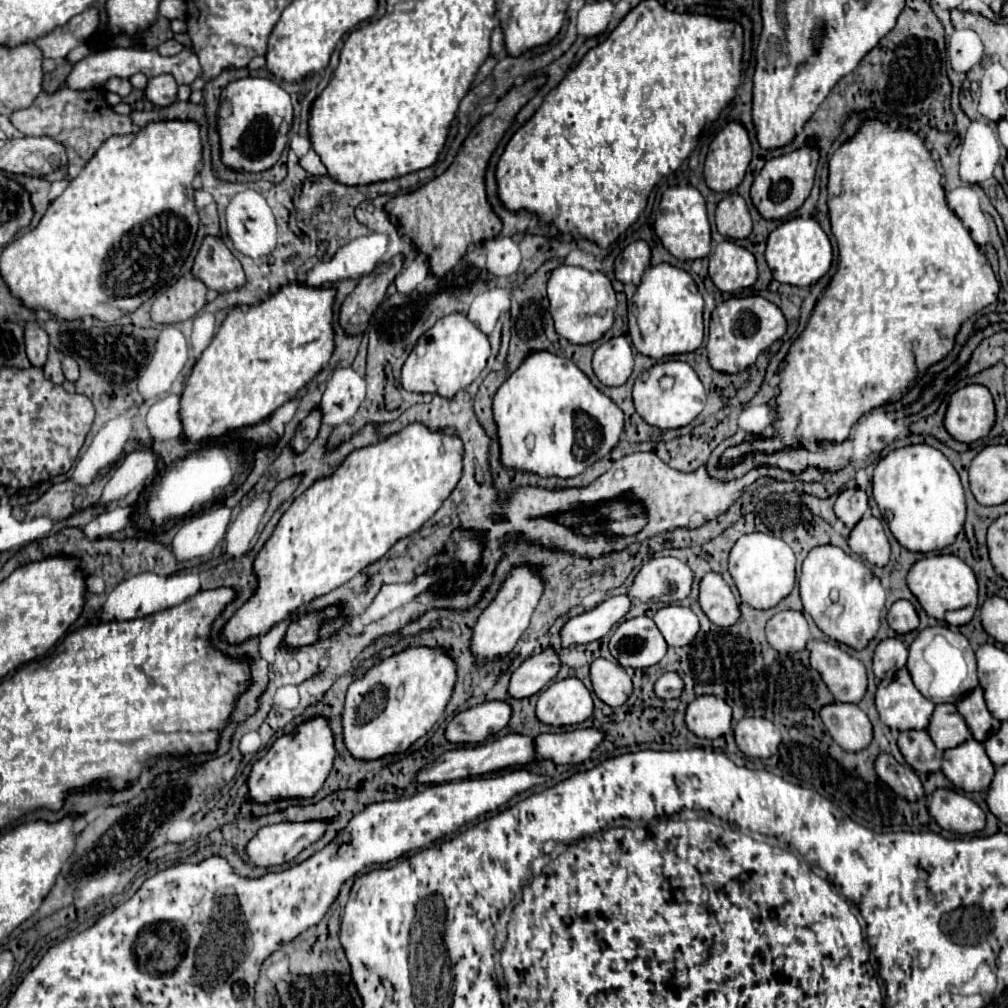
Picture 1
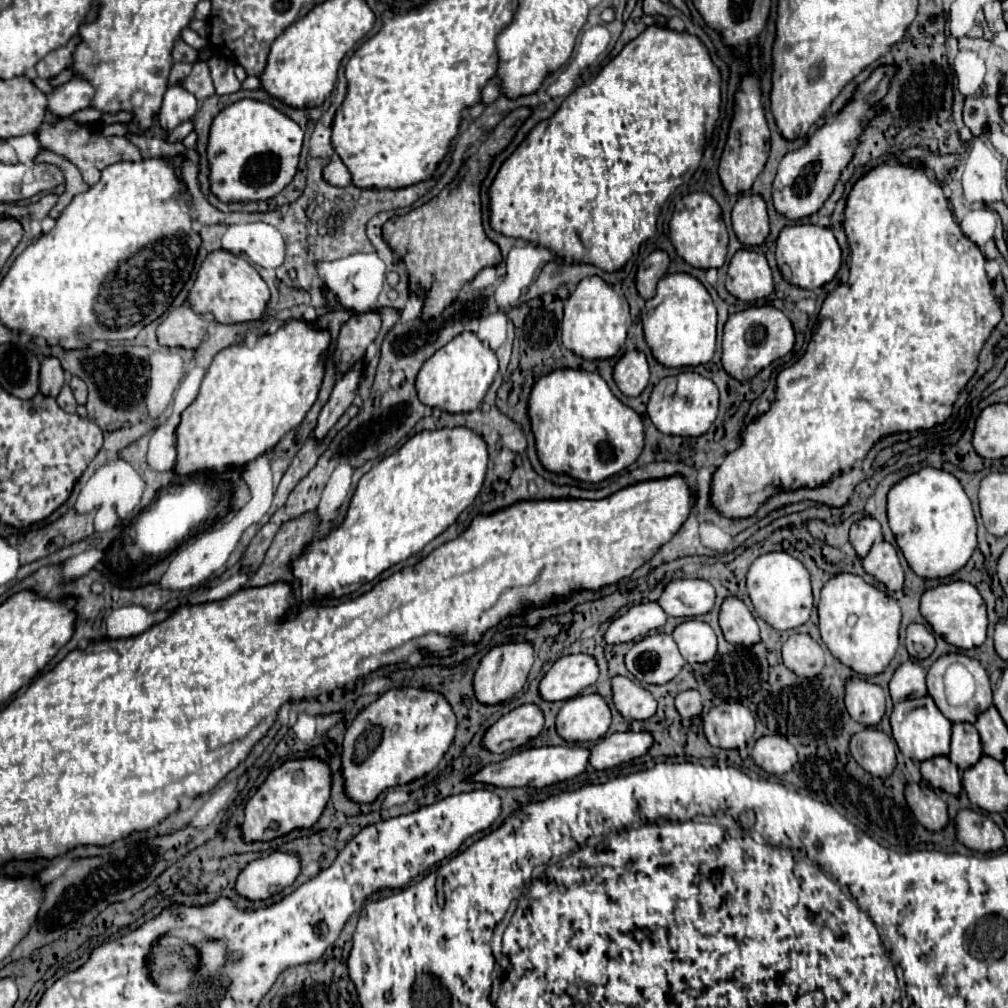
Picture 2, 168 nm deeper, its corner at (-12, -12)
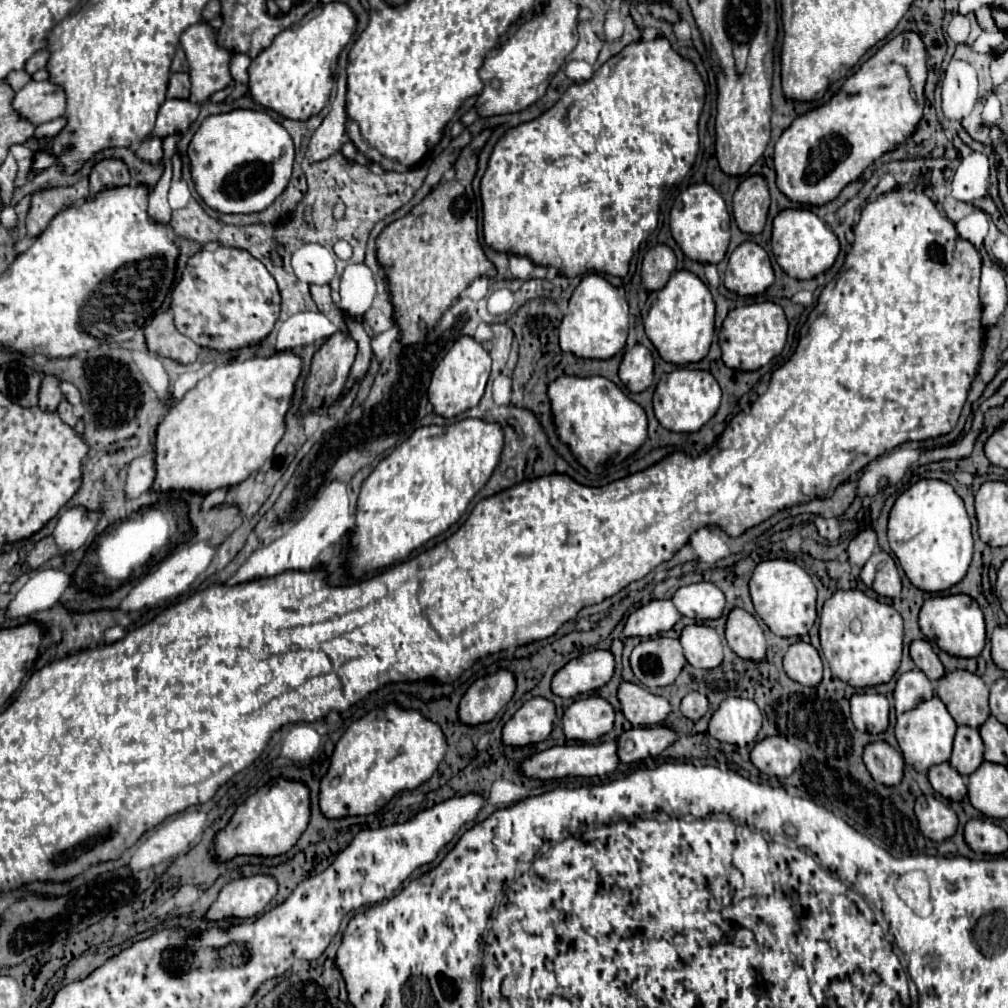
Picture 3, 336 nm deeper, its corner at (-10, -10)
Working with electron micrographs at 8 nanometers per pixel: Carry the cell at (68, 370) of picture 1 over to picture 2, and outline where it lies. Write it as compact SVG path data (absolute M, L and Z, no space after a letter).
M72 376L72 380L68 382L68 386L72 388L72 392L74 392L74 396L76 396L76 402L78 402L78 404L86 404L86 396L88 396L86 384L84 384L78 376Z

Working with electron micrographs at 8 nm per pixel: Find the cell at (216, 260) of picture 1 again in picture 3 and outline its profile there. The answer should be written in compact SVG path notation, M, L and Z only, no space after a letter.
M204 248L188 260L182 280L172 292L172 312L176 328L196 344L228 352L268 336L280 312L280 294L266 266L246 250Z

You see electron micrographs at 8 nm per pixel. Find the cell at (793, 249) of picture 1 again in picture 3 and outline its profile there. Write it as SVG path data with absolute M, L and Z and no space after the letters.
M784 210L774 218L774 230L772 230L772 252L776 254L776 260L780 268L796 278L796 280L812 280L818 274L832 268L836 256L838 256L840 244L832 228L822 222L816 214L810 210Z

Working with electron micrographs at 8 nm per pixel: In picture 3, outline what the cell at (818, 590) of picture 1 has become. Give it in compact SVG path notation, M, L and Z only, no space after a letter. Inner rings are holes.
M836 590L822 606L820 642L822 642L824 656L832 668L832 674L838 676L842 682L848 682L856 688L884 684L894 676L894 672L900 666L900 658L902 658L902 636L904 636L902 634L902 616L898 614L898 610L892 604L878 602L876 598L866 596L862 590ZM854 618L858 618L862 622L860 634L850 632L850 620L854 620Z

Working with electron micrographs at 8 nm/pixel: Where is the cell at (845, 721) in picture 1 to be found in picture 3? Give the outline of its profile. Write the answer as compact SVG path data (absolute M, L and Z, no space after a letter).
M884 740L866 744L862 760L876 782L886 786L896 786L902 780L902 768L904 768L902 752L898 752Z

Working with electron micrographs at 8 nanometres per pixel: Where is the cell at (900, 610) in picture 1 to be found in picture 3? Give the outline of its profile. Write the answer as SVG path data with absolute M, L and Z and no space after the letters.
M912 640L910 644L910 656L914 660L914 664L934 682L938 678L942 678L946 672L938 660L938 656L934 654L932 646L928 644L928 640Z

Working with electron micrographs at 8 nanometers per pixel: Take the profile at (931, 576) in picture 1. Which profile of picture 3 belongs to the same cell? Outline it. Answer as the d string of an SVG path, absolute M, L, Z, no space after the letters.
M948 594L948 596L928 598L920 608L920 630L928 640L936 642L944 652L952 656L962 656L962 658L978 656L986 644L984 614L978 602L968 594Z

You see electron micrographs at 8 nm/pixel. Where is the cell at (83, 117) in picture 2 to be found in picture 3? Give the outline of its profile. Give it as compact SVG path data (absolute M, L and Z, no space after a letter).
M60 116L60 118L56 118L56 120L48 122L48 124L40 124L40 126L36 128L34 136L36 136L36 138L54 138L60 130L64 130L64 126L66 126L66 118Z

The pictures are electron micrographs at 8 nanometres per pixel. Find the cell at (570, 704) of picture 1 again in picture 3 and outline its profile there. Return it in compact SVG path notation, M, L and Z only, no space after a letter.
M588 696L576 700L564 710L562 726L568 740L594 742L612 730L614 710L604 698Z

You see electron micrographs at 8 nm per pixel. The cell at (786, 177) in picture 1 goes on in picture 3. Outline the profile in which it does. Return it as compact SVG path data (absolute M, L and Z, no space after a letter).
M916 32L888 40L824 106L792 122L774 148L776 186L792 202L824 206L884 152L904 144L924 110L926 50Z

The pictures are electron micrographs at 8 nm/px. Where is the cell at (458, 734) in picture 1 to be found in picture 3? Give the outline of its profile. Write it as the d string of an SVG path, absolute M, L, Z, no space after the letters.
M532 698L504 724L502 742L508 746L528 746L548 738L552 720L556 716L554 704L546 698Z

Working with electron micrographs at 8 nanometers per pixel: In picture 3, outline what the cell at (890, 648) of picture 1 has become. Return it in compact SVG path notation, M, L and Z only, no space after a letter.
M908 670L900 674L894 688L894 708L896 712L906 712L918 706L920 702L934 696L932 682L922 670Z

